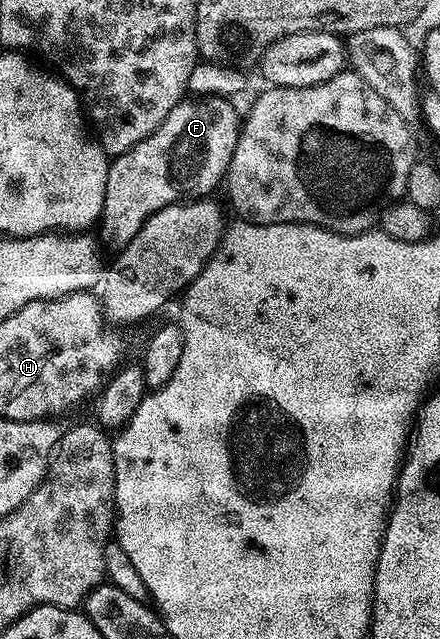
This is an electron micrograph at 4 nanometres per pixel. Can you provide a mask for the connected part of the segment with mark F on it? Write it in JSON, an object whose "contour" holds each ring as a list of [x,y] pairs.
{"contour":[[[207,98],[200,100],[182,100],[171,112],[167,112],[167,120],[159,124],[159,128],[151,136],[139,140],[135,148],[116,155],[110,161],[107,172],[107,192],[103,200],[103,212],[99,219],[101,226],[100,245],[112,252],[120,252],[143,228],[143,224],[155,212],[177,202],[196,200],[214,192],[217,185],[222,185],[223,179],[229,173],[231,156],[235,152],[237,138],[241,134],[242,119],[237,118],[237,110],[232,106],[229,98]]]}

